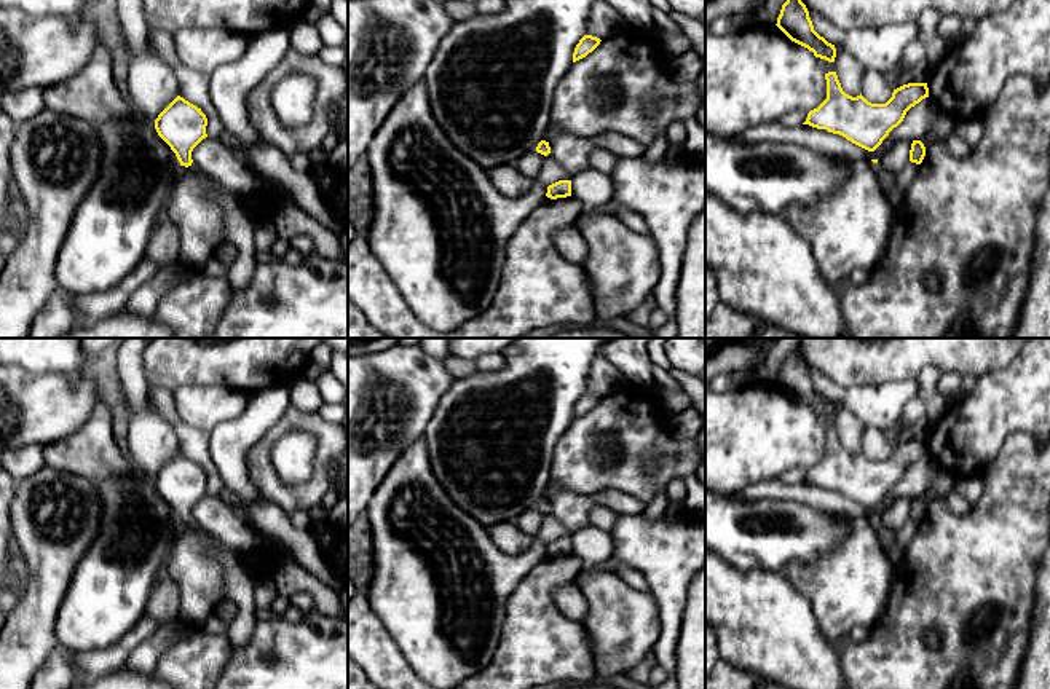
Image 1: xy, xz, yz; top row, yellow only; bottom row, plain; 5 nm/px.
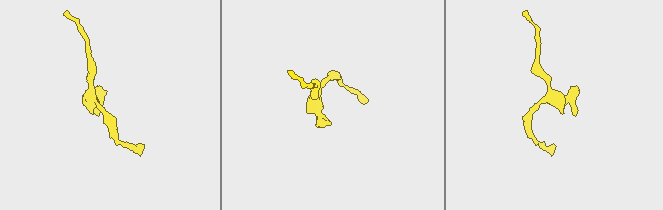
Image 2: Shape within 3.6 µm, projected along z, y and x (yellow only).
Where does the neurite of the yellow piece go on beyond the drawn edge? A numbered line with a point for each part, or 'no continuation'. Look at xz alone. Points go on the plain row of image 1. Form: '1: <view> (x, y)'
no continuation

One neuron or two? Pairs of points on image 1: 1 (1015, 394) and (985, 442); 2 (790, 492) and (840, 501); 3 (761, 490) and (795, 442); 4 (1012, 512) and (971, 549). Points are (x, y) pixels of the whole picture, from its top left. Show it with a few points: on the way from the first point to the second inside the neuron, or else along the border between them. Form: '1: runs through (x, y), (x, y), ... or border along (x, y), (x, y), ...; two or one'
1: runs through (1004, 405), (985, 425), (985, 431); one
2: runs through (803, 492), (827, 500); one
3: border along (777, 477), (750, 484), (738, 493); two
4: runs through (1002, 522), (980, 544); one

